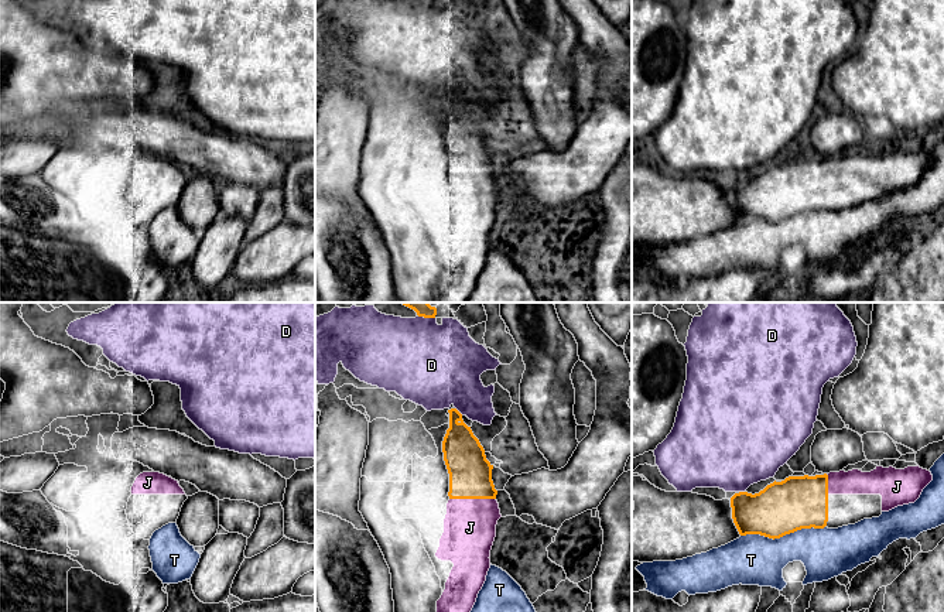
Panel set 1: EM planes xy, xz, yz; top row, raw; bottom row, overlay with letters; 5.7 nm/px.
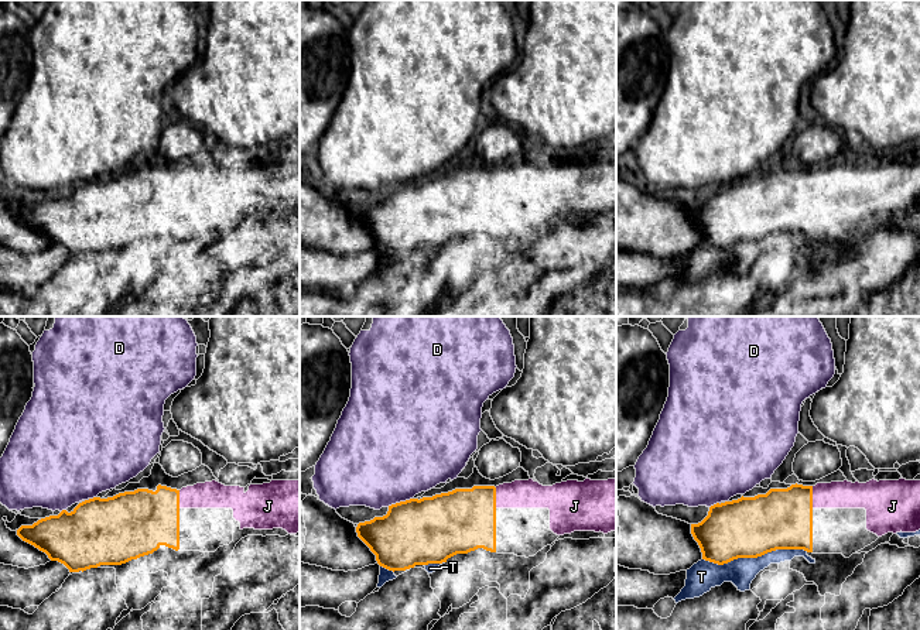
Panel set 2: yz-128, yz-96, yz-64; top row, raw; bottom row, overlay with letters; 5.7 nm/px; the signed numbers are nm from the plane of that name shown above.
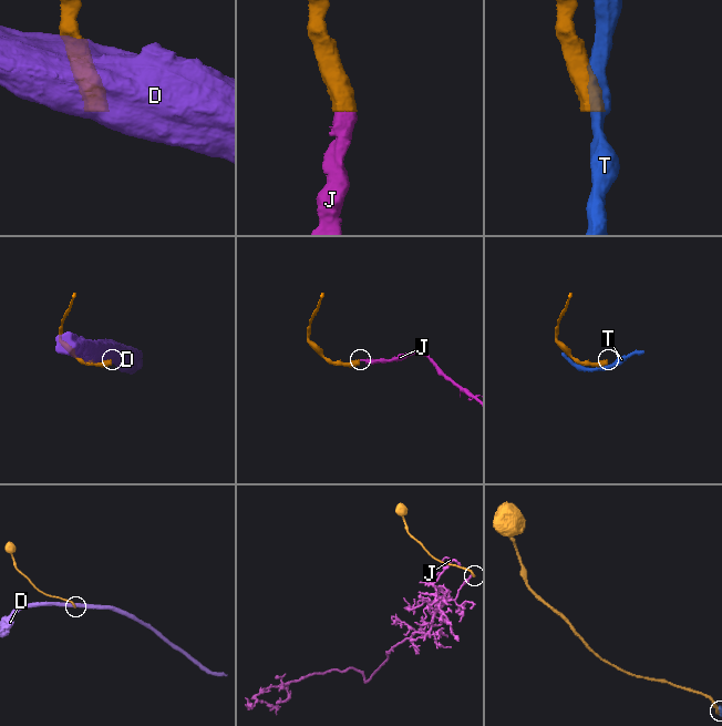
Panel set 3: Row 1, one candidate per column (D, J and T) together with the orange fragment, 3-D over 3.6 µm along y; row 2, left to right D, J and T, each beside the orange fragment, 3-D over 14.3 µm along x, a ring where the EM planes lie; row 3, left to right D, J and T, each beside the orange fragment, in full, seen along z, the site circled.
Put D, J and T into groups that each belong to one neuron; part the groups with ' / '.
D / J / T

